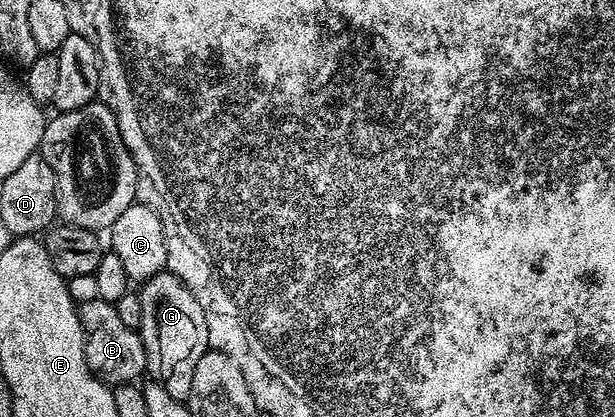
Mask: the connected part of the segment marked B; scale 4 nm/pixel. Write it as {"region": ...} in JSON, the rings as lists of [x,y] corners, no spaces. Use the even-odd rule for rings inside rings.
{"region":[[[102,298],[78,303],[79,319],[85,335],[83,347],[87,367],[95,373],[96,378],[114,388],[134,383],[144,377],[148,369],[145,344],[139,338],[139,331],[129,328],[117,316],[114,305]],[[139,378],[139,379],[135,379]]]}

